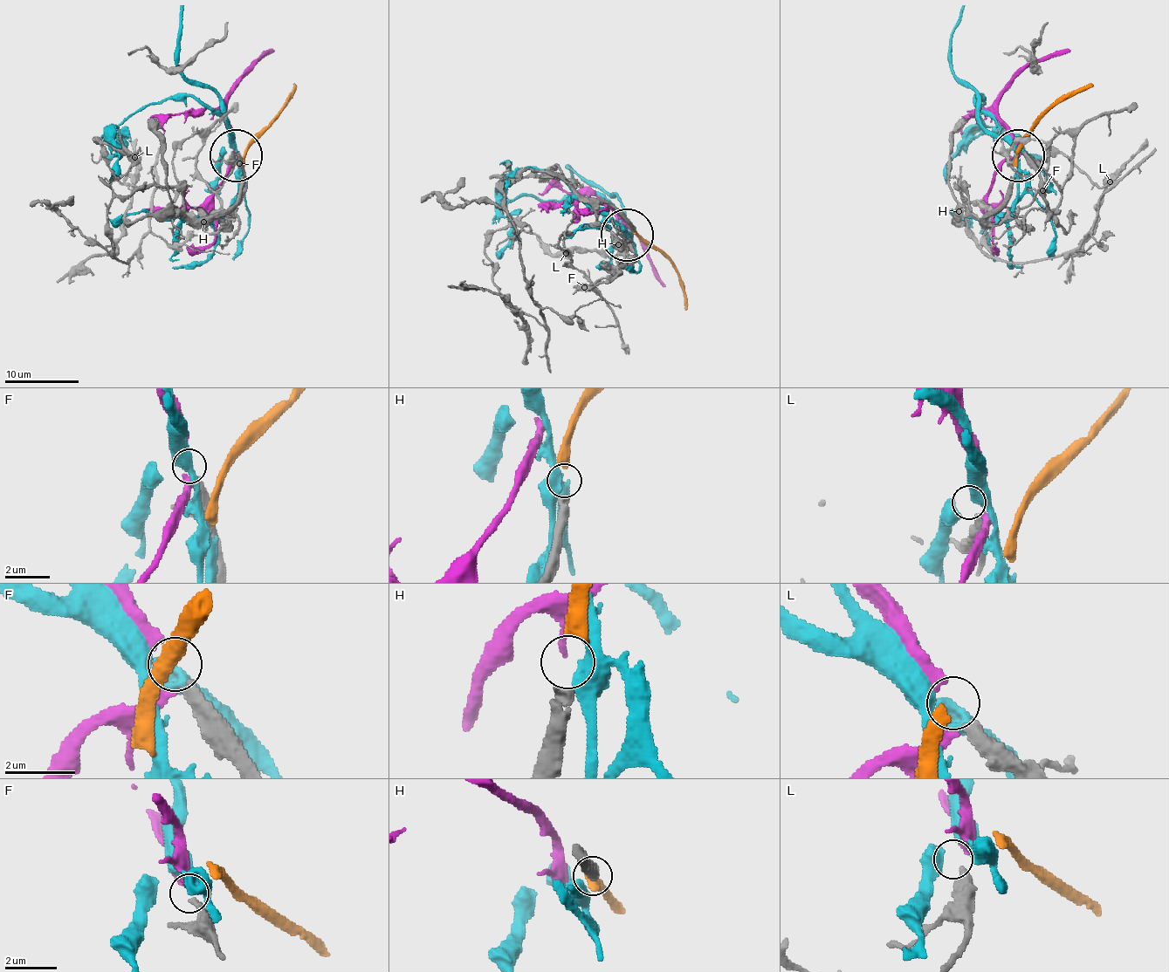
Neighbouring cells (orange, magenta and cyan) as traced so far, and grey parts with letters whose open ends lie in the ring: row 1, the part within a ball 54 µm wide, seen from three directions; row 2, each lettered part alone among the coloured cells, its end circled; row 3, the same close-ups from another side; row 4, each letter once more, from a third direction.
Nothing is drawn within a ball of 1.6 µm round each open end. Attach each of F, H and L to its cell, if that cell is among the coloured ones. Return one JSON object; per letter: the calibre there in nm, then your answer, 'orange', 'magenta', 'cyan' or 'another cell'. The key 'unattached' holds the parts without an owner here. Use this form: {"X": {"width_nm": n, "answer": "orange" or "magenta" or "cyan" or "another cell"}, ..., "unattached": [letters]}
{"F": {"width_nm": 340, "answer": "magenta"}, "H": {"width_nm": 360, "answer": "orange"}, "L": {"width_nm": 420, "answer": "another cell"}, "unattached": ["L"]}

